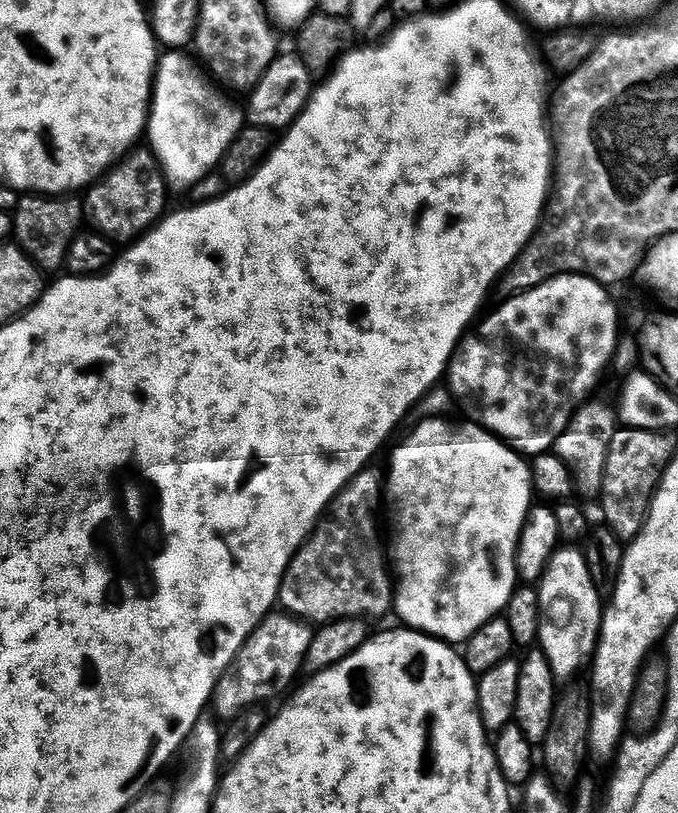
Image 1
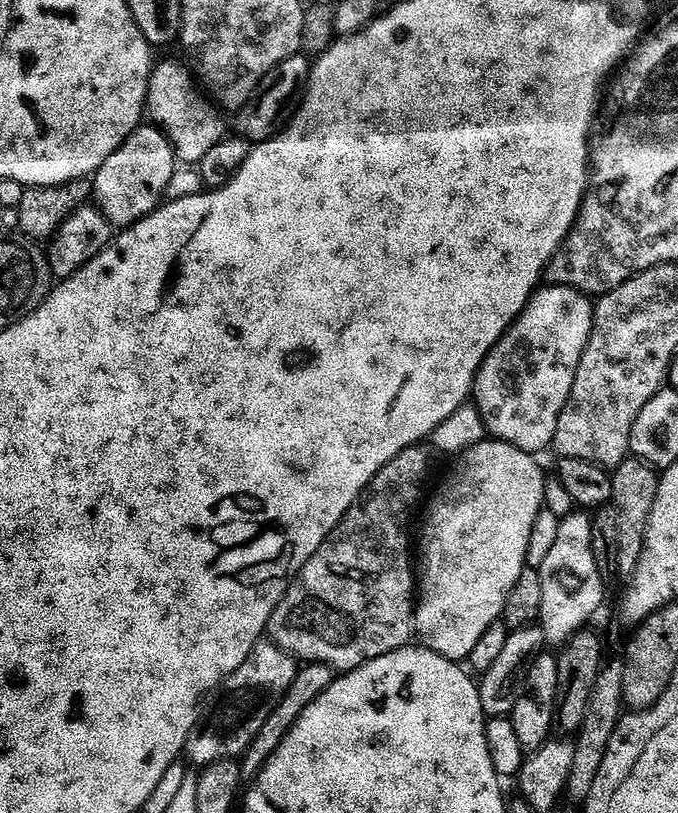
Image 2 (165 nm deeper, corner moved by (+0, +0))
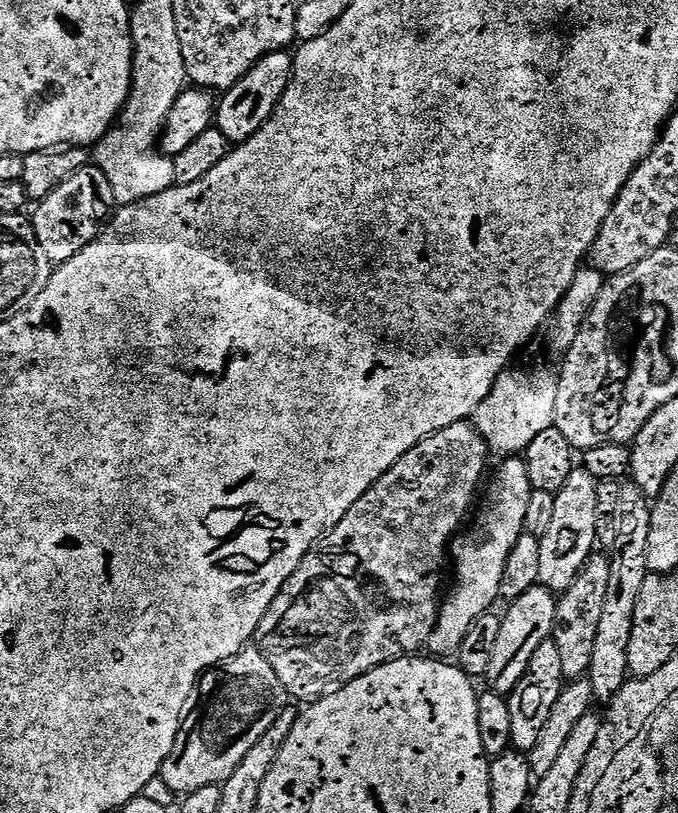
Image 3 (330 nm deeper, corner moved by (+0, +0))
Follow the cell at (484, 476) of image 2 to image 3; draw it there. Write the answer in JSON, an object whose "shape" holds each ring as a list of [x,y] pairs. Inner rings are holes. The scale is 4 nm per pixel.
{"shape":[[[508,458],[501,464],[504,465],[497,470],[496,477],[488,488],[488,501],[485,502],[484,509],[475,513],[476,525],[469,532],[461,531],[452,538],[450,572],[456,577],[452,580],[448,597],[446,592],[439,605],[436,625],[426,645],[427,651],[432,651],[429,653],[433,657],[455,657],[470,626],[474,626],[478,617],[490,611],[492,603],[500,600],[506,560],[510,558],[510,550],[514,550],[514,542],[518,542],[518,538],[525,535],[526,506],[530,506],[533,494],[526,466],[520,458]]]}

